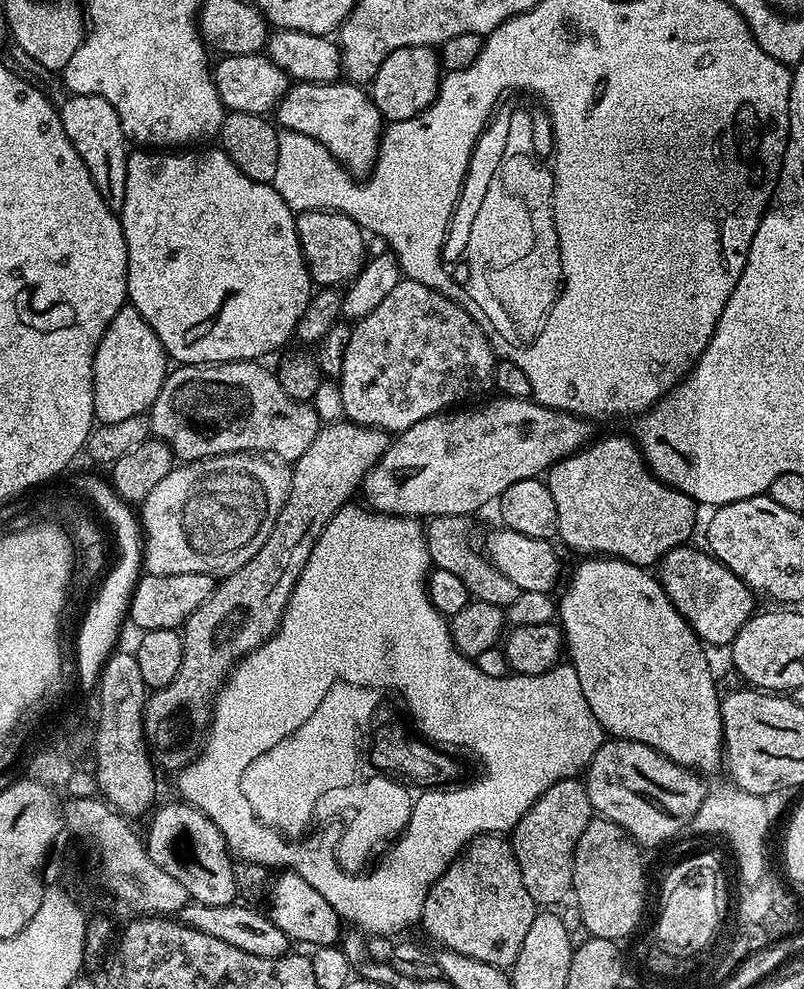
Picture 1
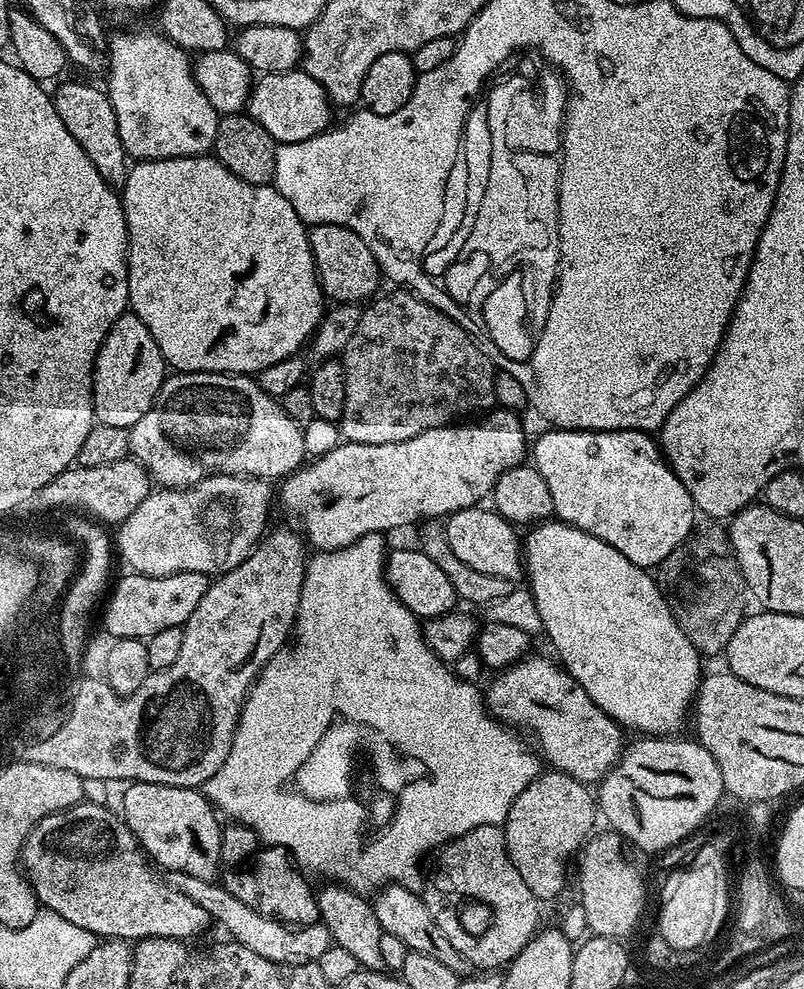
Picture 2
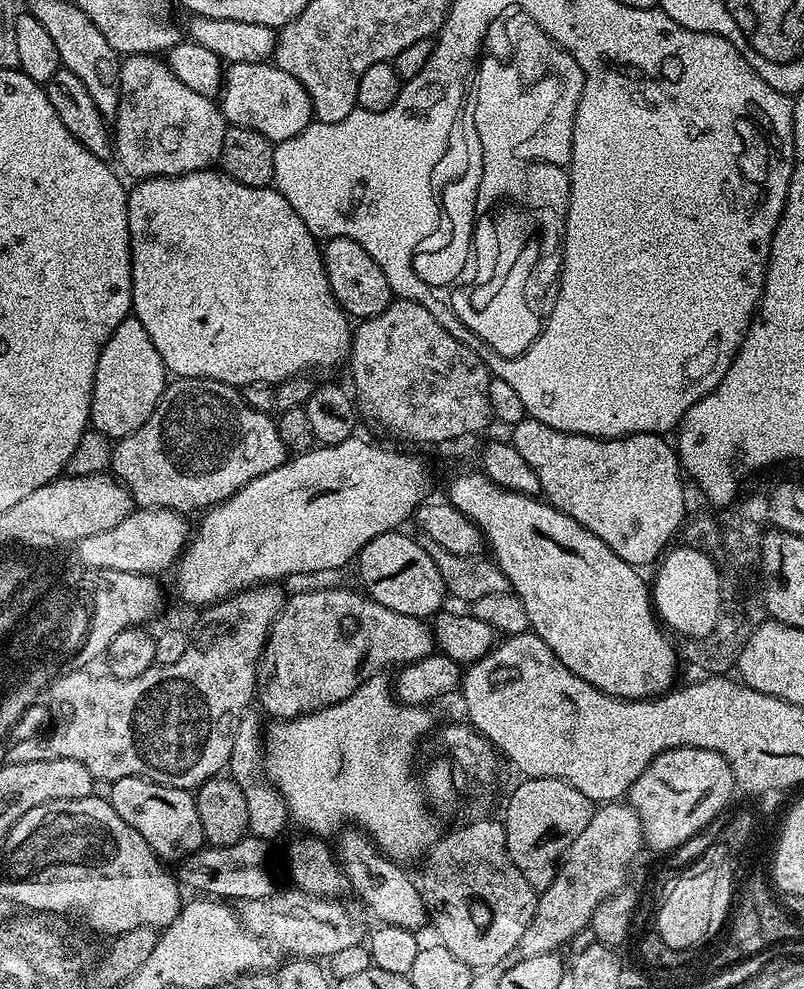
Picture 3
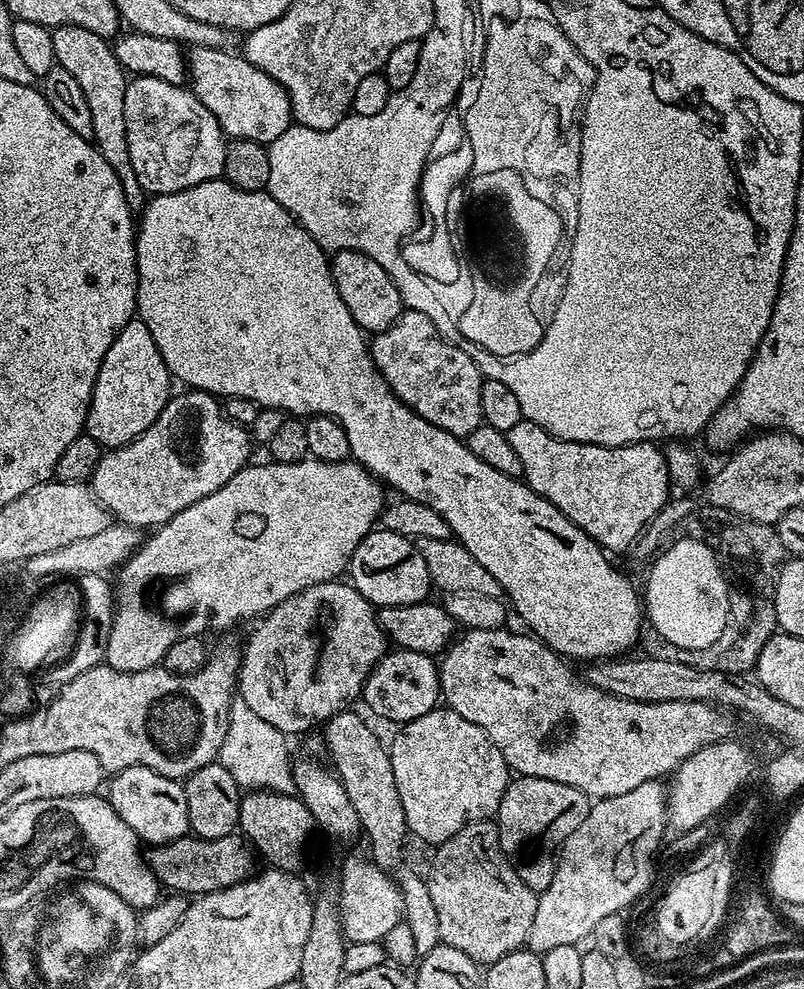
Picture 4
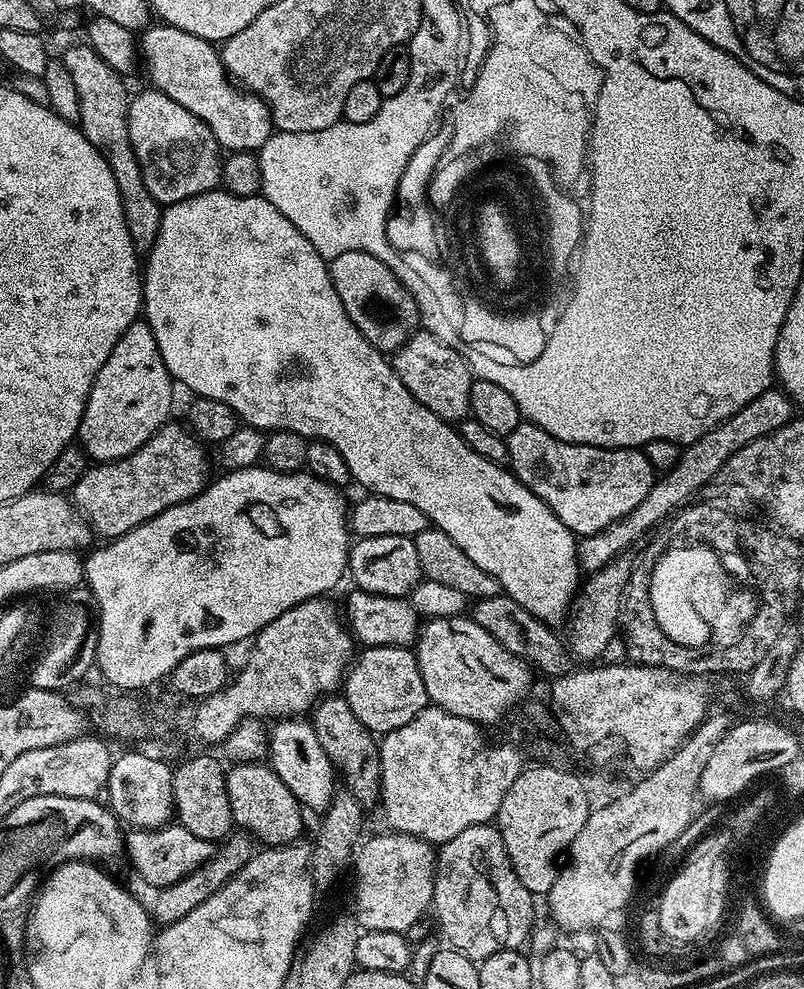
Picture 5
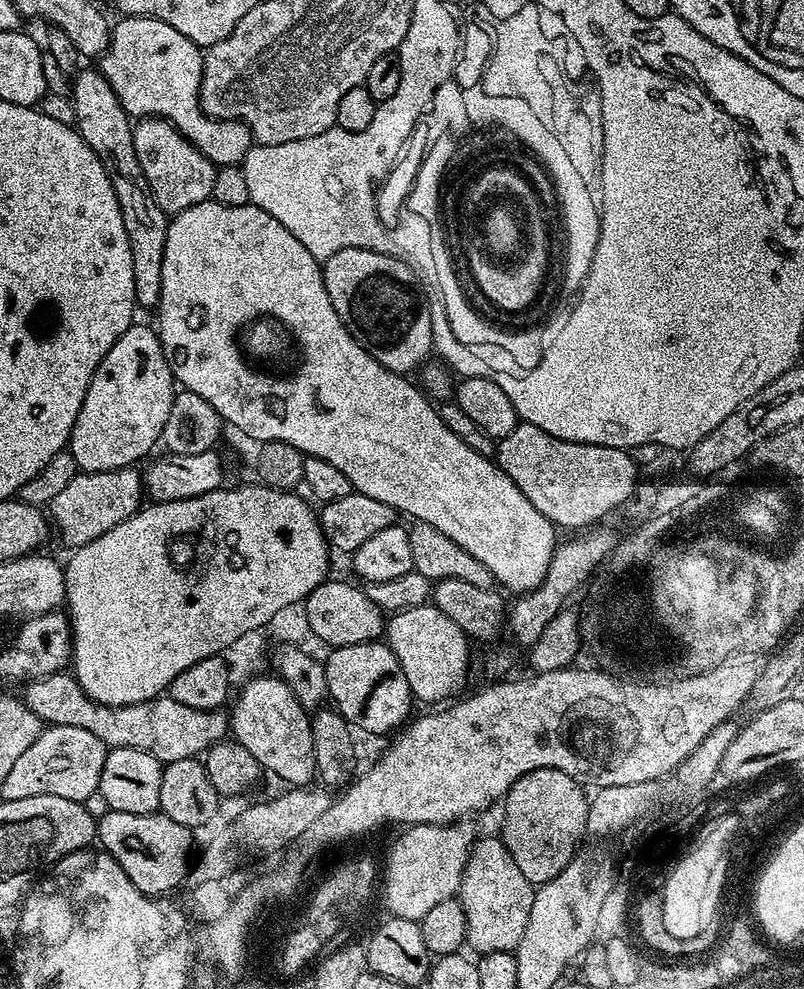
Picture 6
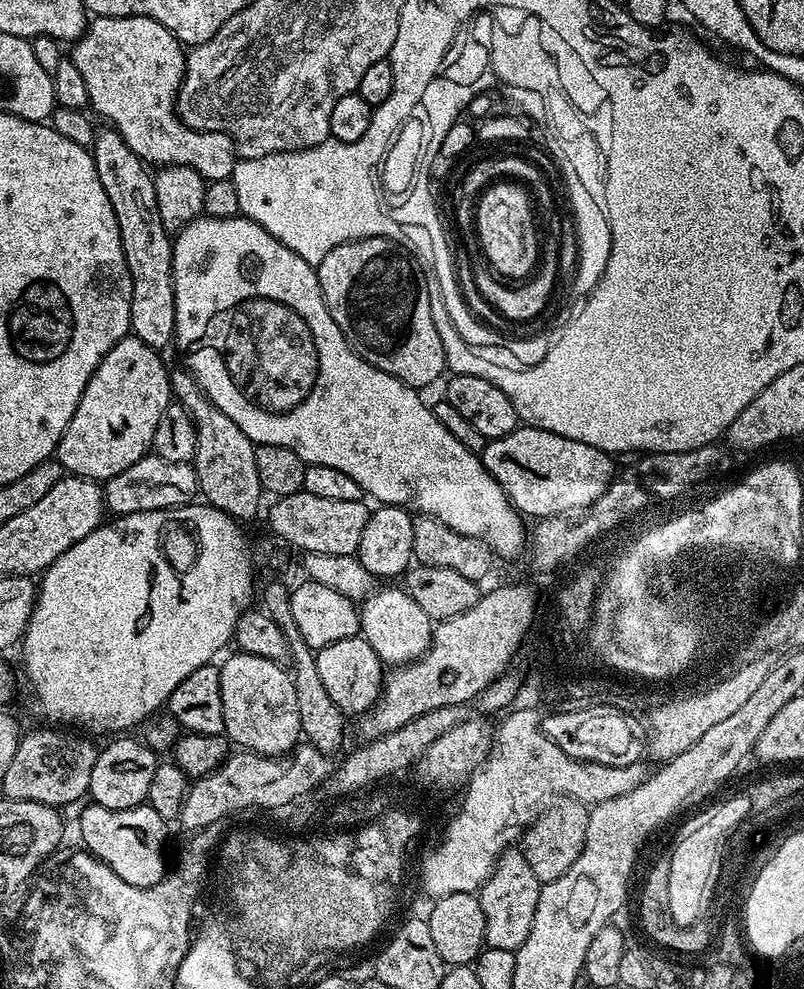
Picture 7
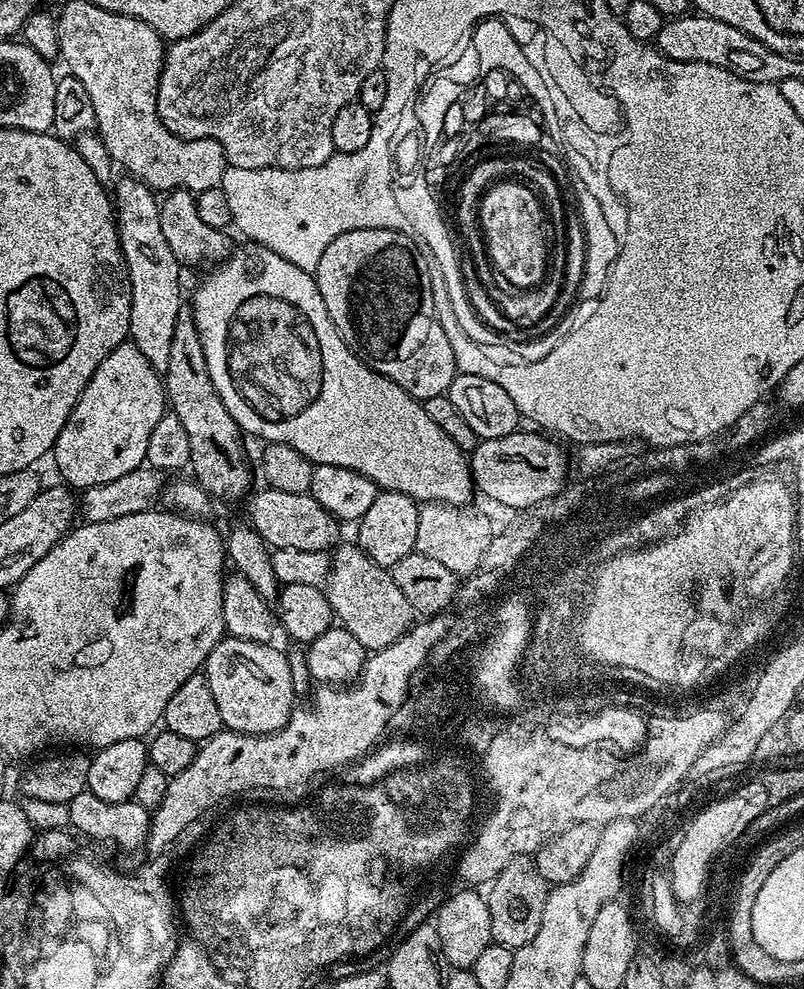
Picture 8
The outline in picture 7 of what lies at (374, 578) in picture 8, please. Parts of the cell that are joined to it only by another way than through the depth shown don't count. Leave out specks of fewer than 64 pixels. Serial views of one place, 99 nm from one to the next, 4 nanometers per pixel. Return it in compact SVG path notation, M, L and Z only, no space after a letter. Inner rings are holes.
M403 587L383 588L359 605L361 633L364 639L370 642L370 646L374 646L385 665L409 664L428 650L434 622Z

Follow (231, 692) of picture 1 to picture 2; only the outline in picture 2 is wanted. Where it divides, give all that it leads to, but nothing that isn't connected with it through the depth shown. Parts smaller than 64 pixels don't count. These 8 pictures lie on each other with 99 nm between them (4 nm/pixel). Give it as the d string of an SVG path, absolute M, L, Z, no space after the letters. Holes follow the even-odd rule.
M371 532L368 536L363 536L362 538L358 538L351 544L350 546L346 546L345 548L339 548L338 550L334 550L333 552L322 552L317 551L315 553L316 557L309 559L307 561L306 567L304 569L304 581L302 582L302 594L300 595L300 605L298 606L298 610L296 611L296 626L294 629L294 639L291 641L290 649L292 648L292 652L288 652L289 650L281 650L277 652L276 656L270 663L265 666L259 676L257 676L256 681L252 684L252 689L248 692L248 697L244 699L244 705L242 706L242 710L240 711L240 722L236 725L236 733L234 734L234 738L232 739L232 749L230 750L230 754L226 758L226 762L220 769L218 770L218 774L214 774L214 778L210 778L206 781L205 784L202 786L202 791L205 796L208 798L209 804L215 806L221 813L222 811L225 812L226 815L229 817L227 818L229 821L238 823L238 824L245 824L250 830L254 830L256 832L257 841L263 842L265 845L271 846L273 848L284 848L288 851L289 857L305 873L311 874L313 872L316 876L325 876L325 881L328 882L335 882L337 885L343 885L346 888L352 889L353 892L361 893L361 894L372 894L375 893L377 890L384 887L386 884L400 884L403 888L411 888L413 890L419 889L422 884L422 872L420 876L420 859L423 858L424 852L428 852L433 848L433 850L439 849L441 846L448 843L450 840L457 840L462 834L466 834L470 830L474 830L474 826L490 826L491 824L498 824L503 825L503 822L506 817L508 817L508 811L510 810L510 806L514 806L514 798L518 798L518 794L522 794L522 790L526 790L526 786L530 786L530 782L535 780L537 776L540 775L542 771L542 760L539 755L530 747L529 741L527 739L519 740L518 737L515 736L513 729L509 727L507 723L501 722L497 719L496 716L489 711L489 708L486 703L486 696L483 691L479 692L479 687L476 684L471 684L470 682L466 682L465 680L461 680L459 676L456 675L455 671L449 665L445 664L444 661L439 660L437 656L434 654L434 650L430 650L430 646L424 641L424 630L421 624L421 621L417 618L413 612L410 611L408 607L405 606L398 599L395 594L392 593L392 588L388 584L388 578L386 575L386 547L384 548L384 540L385 537L378 532ZM337 725L351 725L351 726L359 726L359 725L375 725L376 727L380 727L384 729L384 732L389 732L389 734L393 735L393 739L397 740L397 744L400 744L400 747L409 750L412 753L415 753L415 763L417 765L424 764L424 768L428 771L428 780L417 780L413 779L409 783L405 783L403 785L402 791L399 793L398 799L395 801L395 812L392 815L391 820L388 821L387 824L383 825L379 829L377 836L373 838L373 840L368 840L364 844L364 820L366 822L366 808L365 805L360 805L358 801L352 800L353 798L345 798L340 800L310 800L307 796L303 794L297 794L297 796L284 796L284 788L283 784L287 782L288 779L290 781L297 775L297 772L302 767L302 765L307 762L307 759L310 758L313 750L315 747L318 746L319 740L322 738L325 731L332 726Z

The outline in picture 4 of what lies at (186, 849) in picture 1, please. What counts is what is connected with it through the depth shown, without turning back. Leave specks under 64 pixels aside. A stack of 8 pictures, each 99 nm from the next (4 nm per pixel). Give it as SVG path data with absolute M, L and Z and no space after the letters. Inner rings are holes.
M130 766L111 777L109 788L108 803L114 806L118 818L122 818L122 822L126 822L126 826L130 826L130 830L134 830L134 834L145 845L169 844L178 838L189 835L186 794L181 781L159 776L154 770L146 770L146 766Z

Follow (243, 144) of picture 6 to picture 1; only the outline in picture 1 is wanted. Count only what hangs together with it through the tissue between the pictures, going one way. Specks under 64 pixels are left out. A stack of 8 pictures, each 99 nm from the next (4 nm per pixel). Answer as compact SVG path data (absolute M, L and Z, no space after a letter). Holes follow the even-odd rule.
M293 83L287 94L281 98L274 116L281 129L301 132L326 146L326 150L330 150L330 154L341 168L353 174L371 173L376 165L380 137L386 127L386 121L371 95L359 84Z

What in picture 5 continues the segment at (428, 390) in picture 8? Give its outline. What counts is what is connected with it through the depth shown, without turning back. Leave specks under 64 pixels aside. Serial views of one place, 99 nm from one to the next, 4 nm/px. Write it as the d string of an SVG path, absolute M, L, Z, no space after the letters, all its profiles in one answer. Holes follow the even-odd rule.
M343 252L328 264L328 273L350 314L350 322L358 326L360 333L378 351L394 354L421 327L420 308L414 302L410 290L398 282L398 278L378 258L365 252Z

